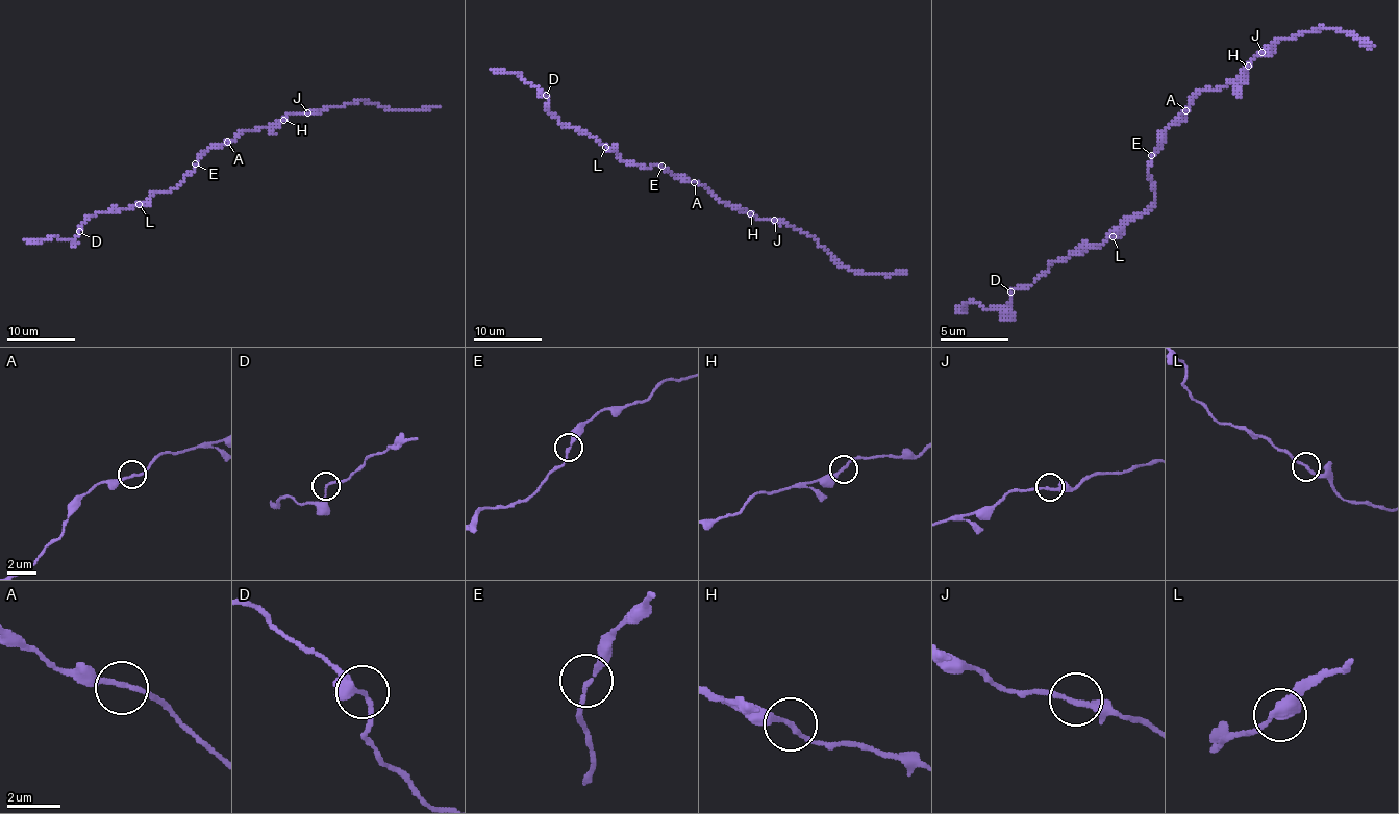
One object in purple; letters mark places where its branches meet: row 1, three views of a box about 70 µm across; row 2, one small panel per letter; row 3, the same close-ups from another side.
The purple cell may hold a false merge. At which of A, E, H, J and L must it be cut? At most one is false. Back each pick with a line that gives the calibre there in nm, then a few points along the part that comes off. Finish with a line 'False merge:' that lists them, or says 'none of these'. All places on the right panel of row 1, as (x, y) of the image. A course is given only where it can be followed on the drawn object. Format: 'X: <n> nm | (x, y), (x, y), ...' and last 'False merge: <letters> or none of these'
False merge: none of these

